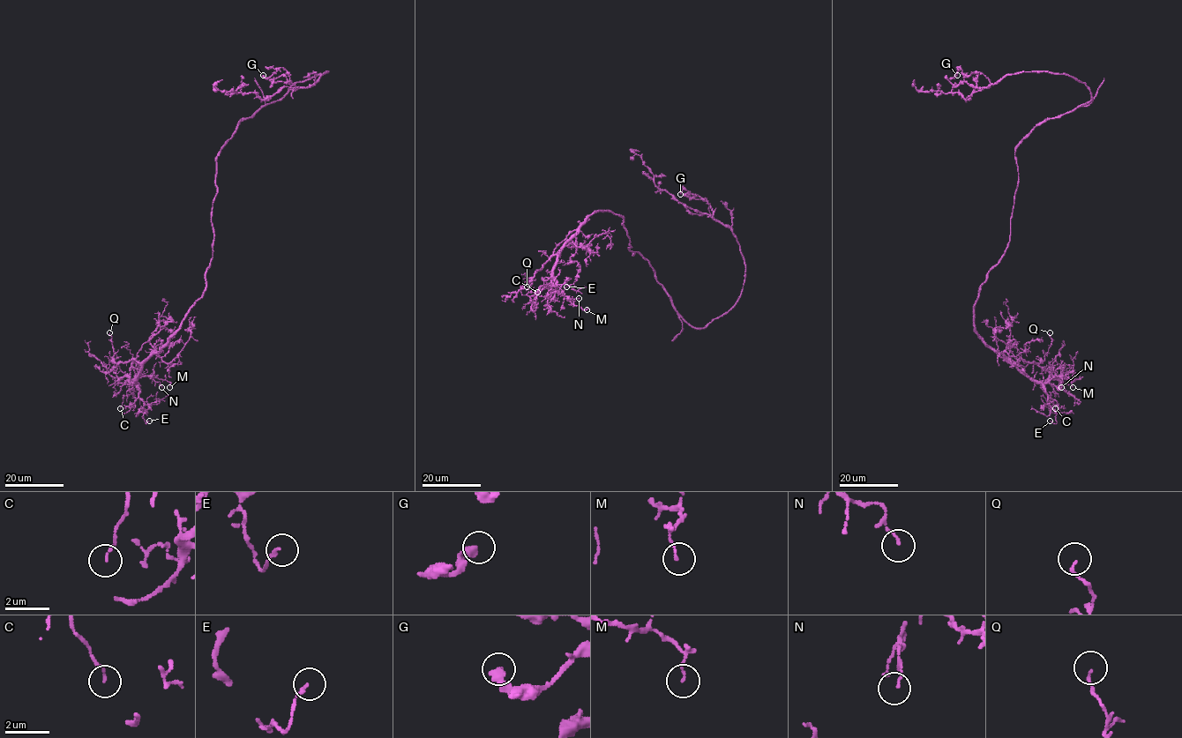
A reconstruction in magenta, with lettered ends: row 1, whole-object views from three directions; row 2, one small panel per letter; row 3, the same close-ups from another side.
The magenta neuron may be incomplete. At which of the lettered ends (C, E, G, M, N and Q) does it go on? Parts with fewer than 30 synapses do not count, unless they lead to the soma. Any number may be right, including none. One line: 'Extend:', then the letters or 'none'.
Extend: none

